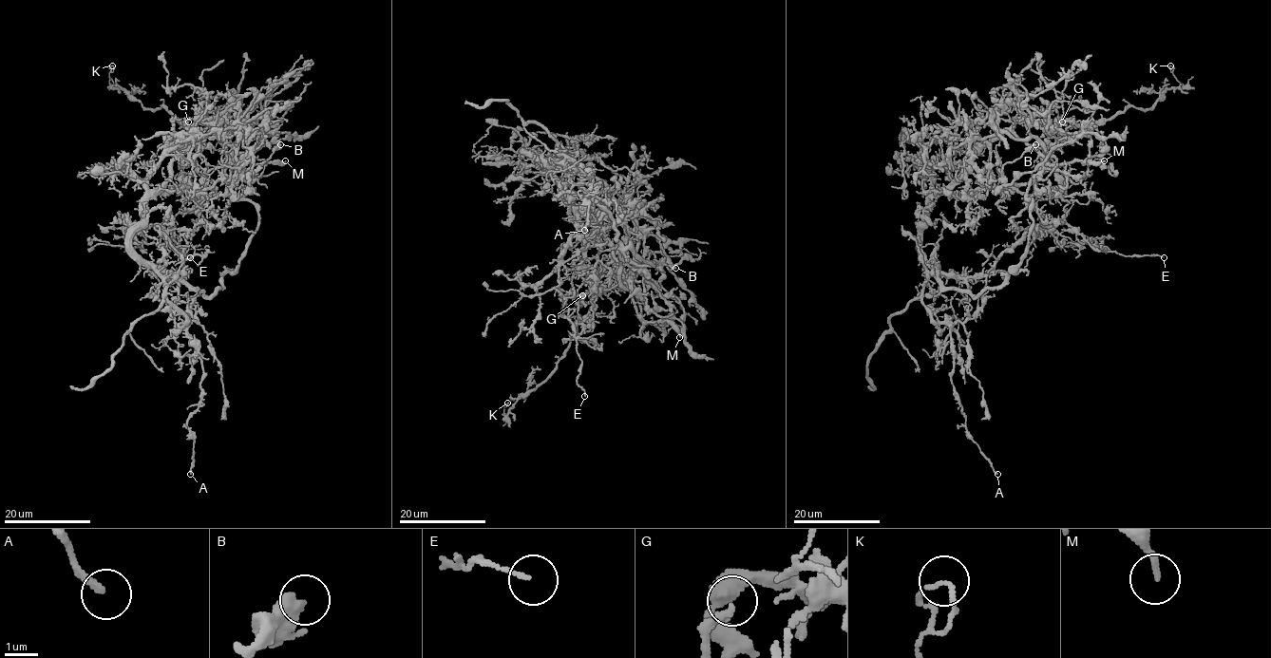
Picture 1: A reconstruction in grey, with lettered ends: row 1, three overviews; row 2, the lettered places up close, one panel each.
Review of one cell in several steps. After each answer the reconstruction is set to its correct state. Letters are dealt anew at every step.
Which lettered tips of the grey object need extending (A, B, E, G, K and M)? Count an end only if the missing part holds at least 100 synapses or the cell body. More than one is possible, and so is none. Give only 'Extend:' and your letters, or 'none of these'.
Extend: none of these

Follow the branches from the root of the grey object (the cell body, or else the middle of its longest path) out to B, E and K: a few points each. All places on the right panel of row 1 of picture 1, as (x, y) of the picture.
B: (949, 184), (952, 192), (958, 193), (1000, 190), (991, 179), (1001, 179), (1003, 166), (1014, 161), (1035, 144)
E: (949, 184), (928, 203), (920, 253), (950, 275), (987, 275), (1028, 233), (1059, 224), (1100, 251), (1164, 257)
K: (949, 184), (985, 144), (1020, 121), (1091, 126), (1131, 106), (1148, 109), (1166, 90), (1183, 87), (1170, 65)

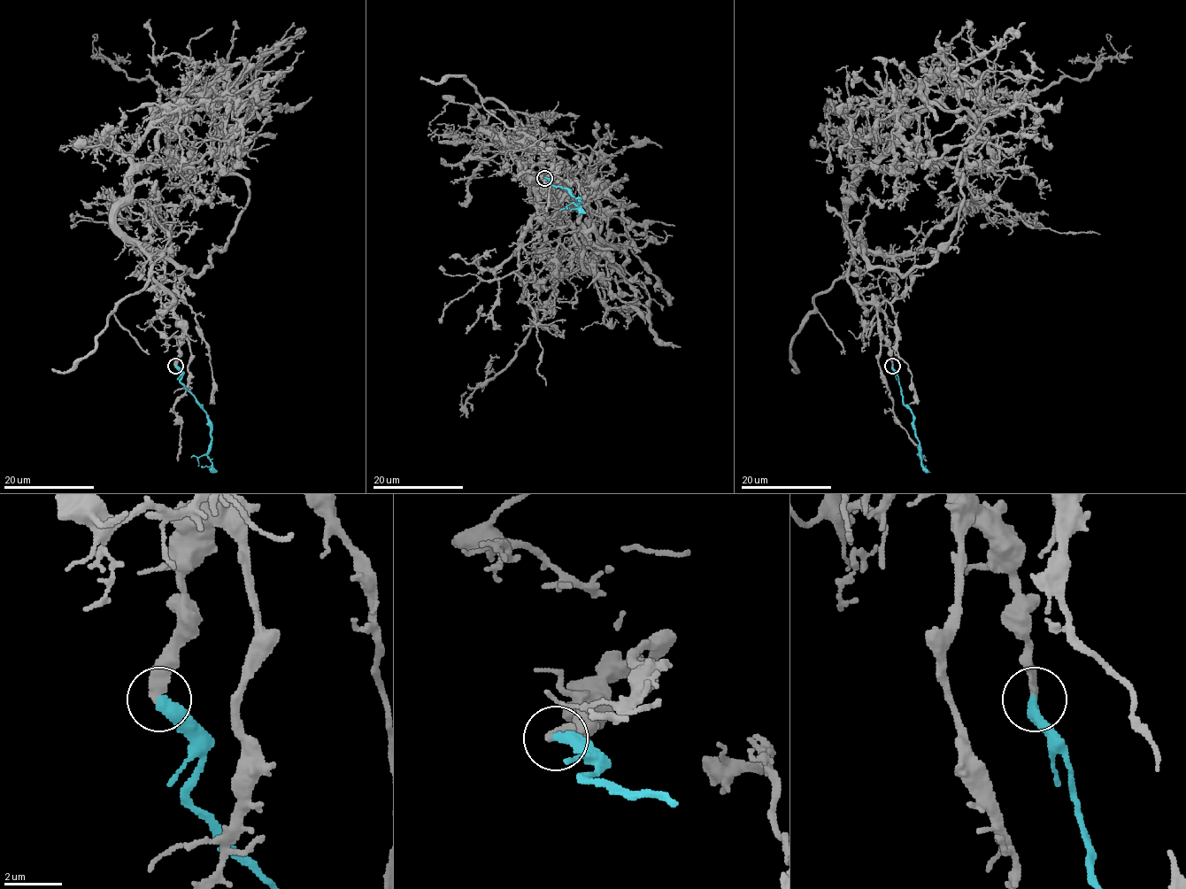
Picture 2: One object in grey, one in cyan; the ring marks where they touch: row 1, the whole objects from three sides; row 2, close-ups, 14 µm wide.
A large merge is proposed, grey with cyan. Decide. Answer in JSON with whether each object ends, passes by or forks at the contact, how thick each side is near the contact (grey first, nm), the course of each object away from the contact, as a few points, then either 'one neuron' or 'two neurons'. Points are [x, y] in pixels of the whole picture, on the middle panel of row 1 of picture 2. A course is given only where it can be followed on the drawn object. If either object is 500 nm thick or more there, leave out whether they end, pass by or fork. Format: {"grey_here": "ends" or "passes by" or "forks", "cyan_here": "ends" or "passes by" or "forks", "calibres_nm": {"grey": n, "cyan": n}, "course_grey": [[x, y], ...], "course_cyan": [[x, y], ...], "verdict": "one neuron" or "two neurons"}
{"grey_here": "ends", "cyan_here": "ends", "calibres_nm": {"grey": 340, "cyan": 420}, "course_grey": [[544, 178], [551, 166], [527, 134], [483, 132], [573, 228], [578, 263], [516, 355], [462, 405], [465, 392]], "course_cyan": [[544, 178], [550, 185], [565, 189], [580, 201], [576, 205], [581, 206], [569, 211]], "verdict": "one neuron"}

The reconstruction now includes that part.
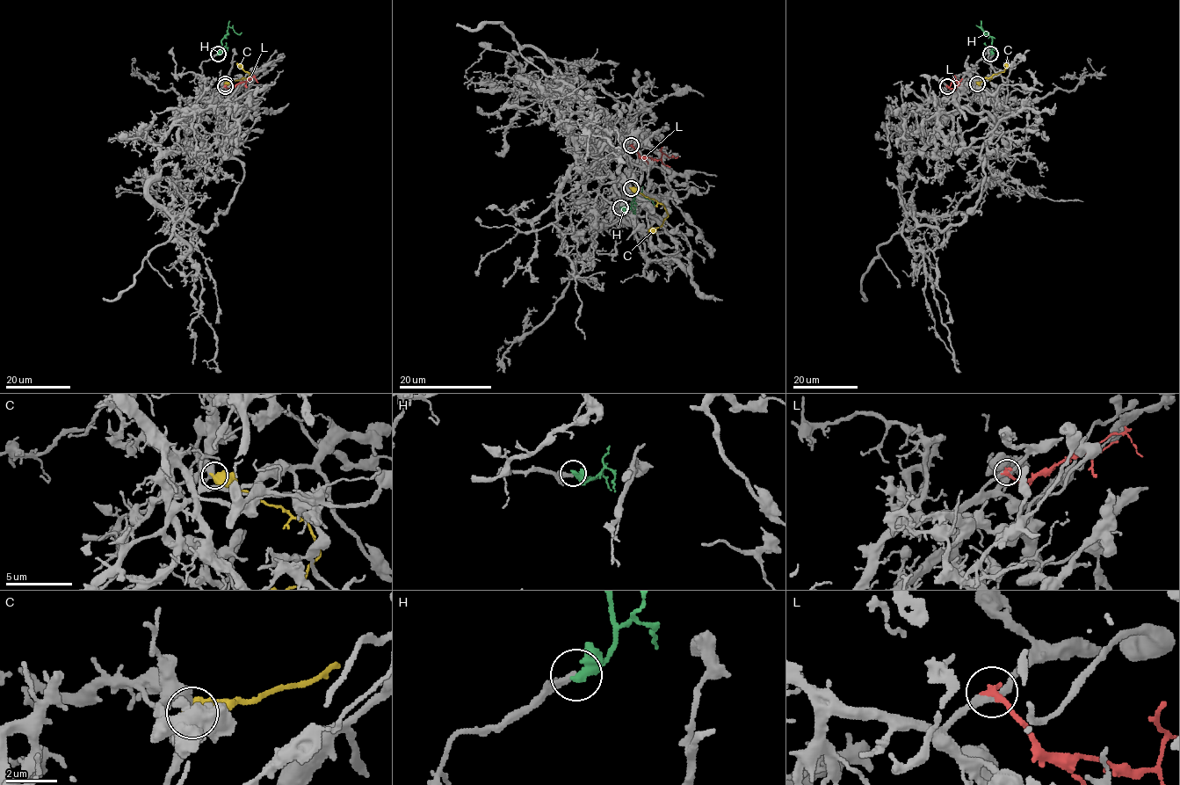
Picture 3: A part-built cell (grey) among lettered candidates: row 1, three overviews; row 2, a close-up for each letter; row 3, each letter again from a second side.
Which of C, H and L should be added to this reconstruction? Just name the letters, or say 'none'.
C

